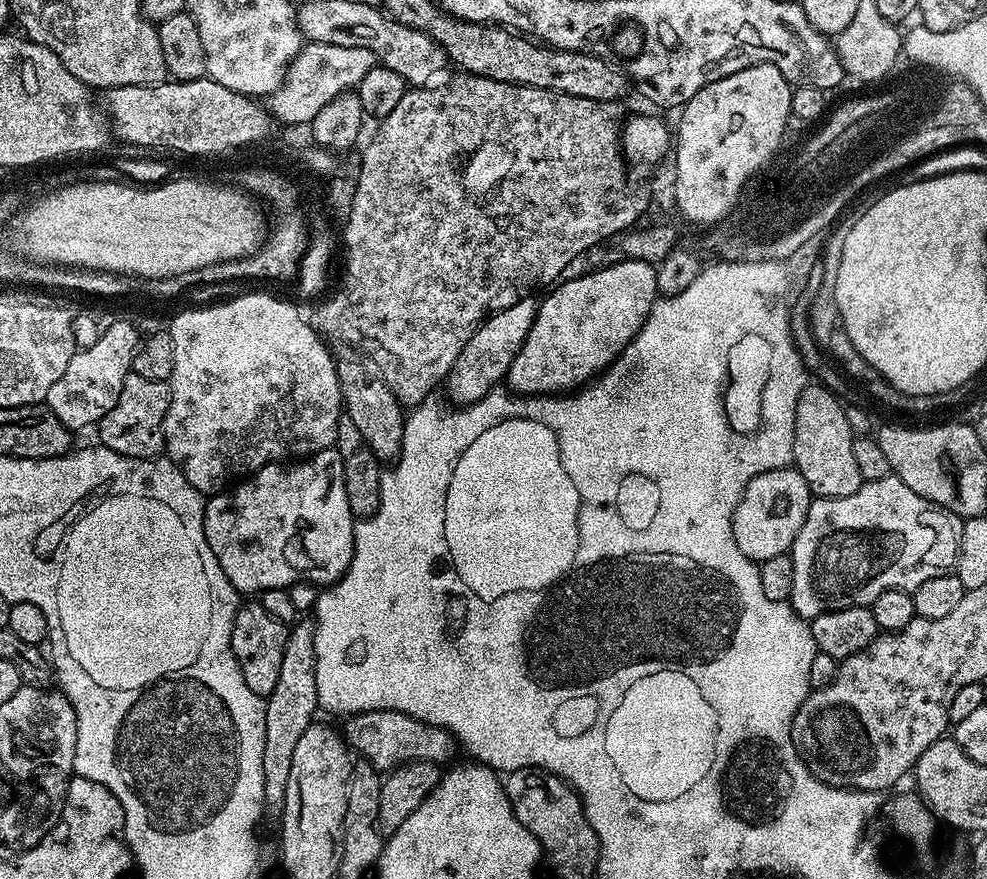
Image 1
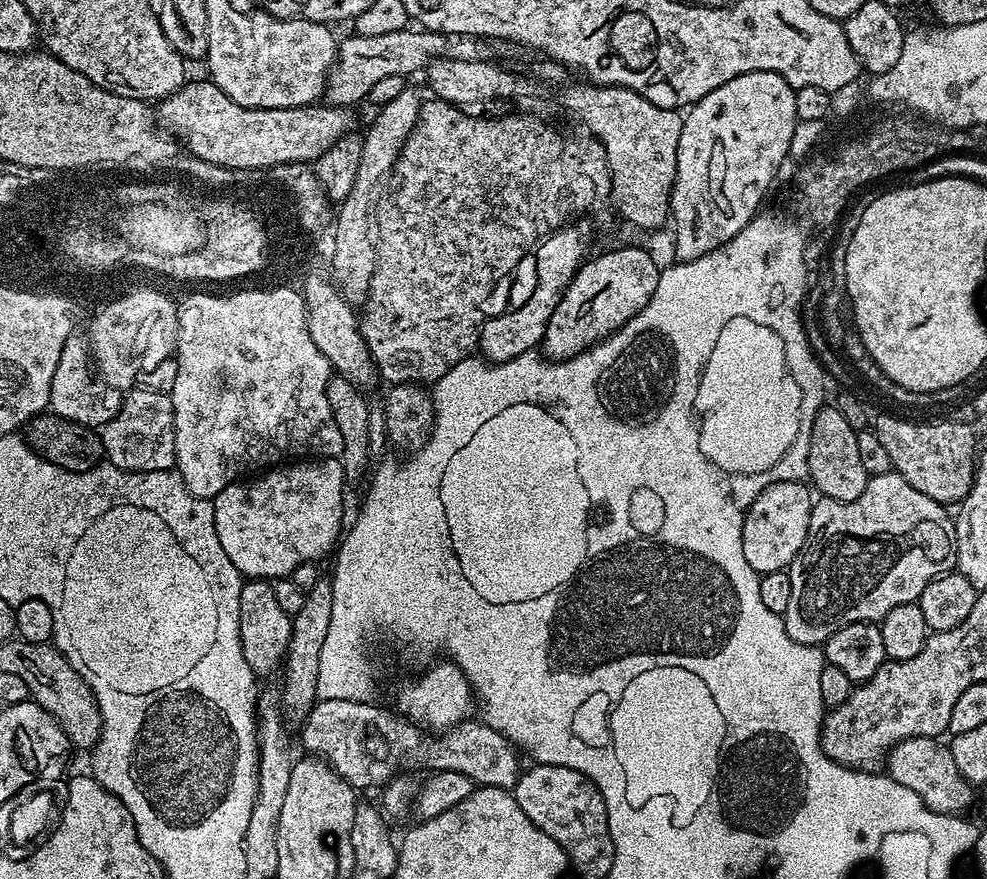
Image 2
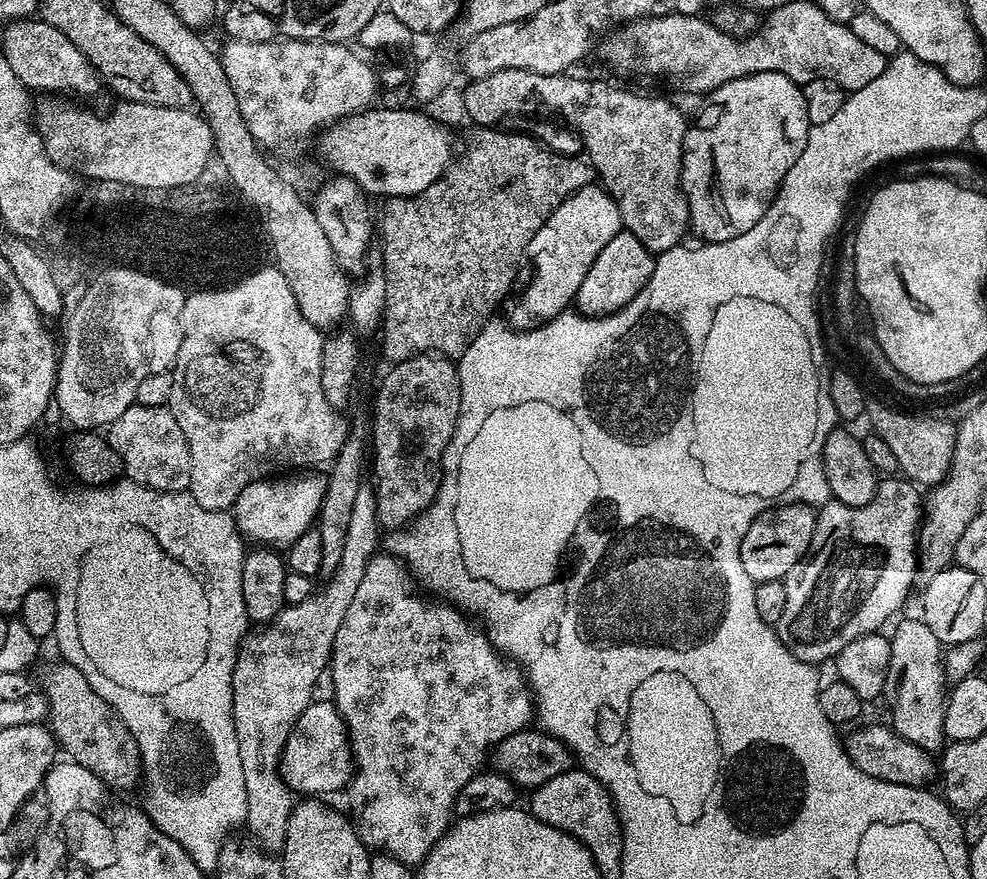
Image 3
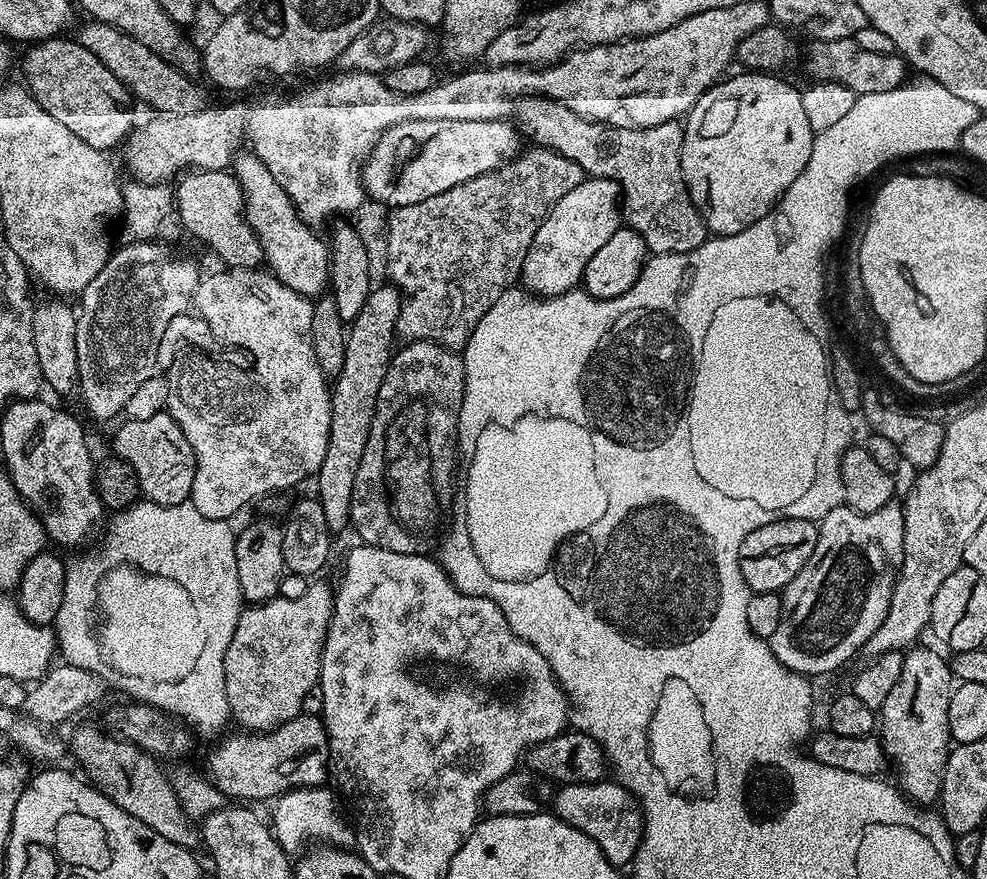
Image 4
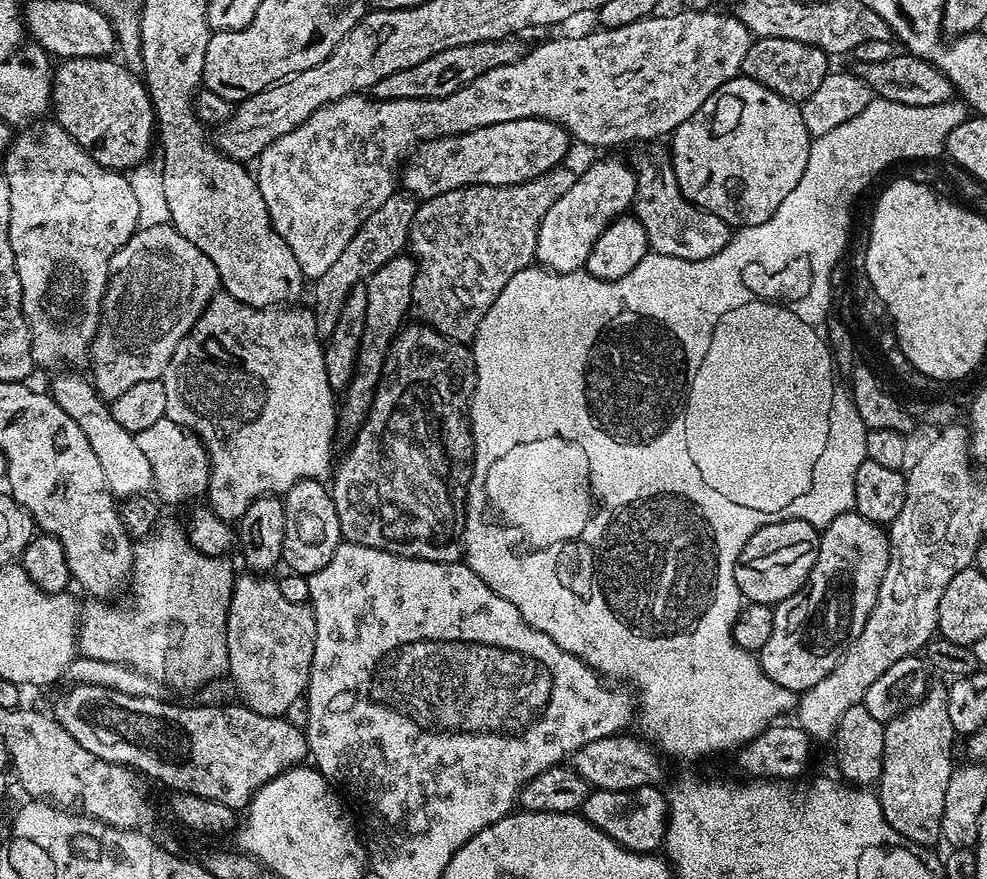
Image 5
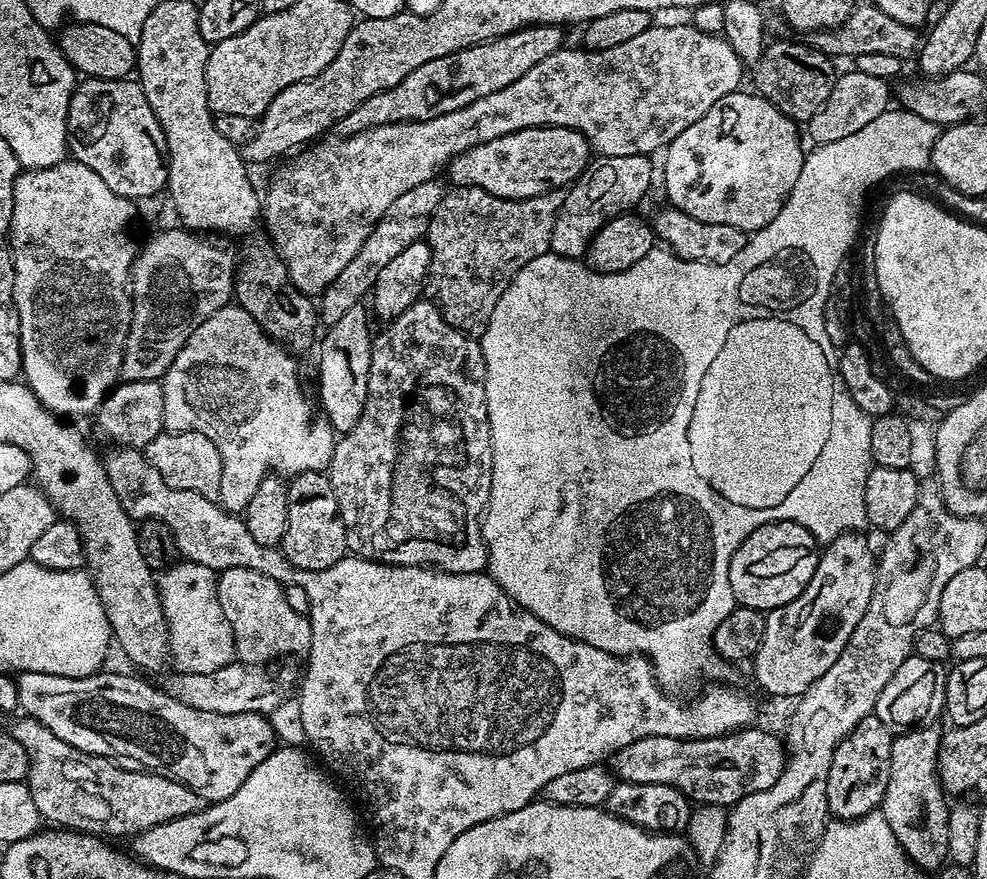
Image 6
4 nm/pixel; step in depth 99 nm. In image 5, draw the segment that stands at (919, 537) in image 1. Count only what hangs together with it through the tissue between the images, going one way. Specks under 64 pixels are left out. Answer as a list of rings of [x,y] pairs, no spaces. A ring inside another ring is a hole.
[[[855,510],[842,514],[838,518],[834,518],[834,522],[830,522],[827,528],[820,532],[818,558],[810,570],[807,582],[790,598],[781,600],[779,604],[775,605],[774,630],[770,630],[770,638],[767,640],[764,649],[758,654],[761,670],[764,671],[774,683],[782,686],[786,690],[790,690],[793,694],[802,693],[810,686],[822,682],[822,678],[826,678],[826,674],[830,674],[830,670],[834,670],[834,666],[840,660],[840,655],[847,650],[849,640],[853,640],[855,636],[862,634],[862,626],[866,626],[866,618],[870,618],[870,610],[874,610],[874,602],[878,598],[878,586],[882,586],[882,574],[886,574],[887,565],[888,534],[881,525],[862,518]]]

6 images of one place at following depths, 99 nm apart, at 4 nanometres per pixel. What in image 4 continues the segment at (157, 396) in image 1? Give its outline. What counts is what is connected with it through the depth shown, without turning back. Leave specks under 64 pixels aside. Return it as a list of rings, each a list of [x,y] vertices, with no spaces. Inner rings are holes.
[[[165,410],[150,418],[125,419],[123,423],[112,440],[116,447],[114,452],[134,470],[141,493],[156,504],[174,506],[185,503],[192,495],[196,455],[190,442],[186,442],[186,434],[182,434],[178,422],[174,422],[172,415]]]

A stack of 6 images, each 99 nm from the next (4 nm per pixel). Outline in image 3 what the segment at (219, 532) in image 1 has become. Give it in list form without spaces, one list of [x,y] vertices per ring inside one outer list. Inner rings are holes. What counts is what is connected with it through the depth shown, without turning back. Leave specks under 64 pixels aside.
[[[284,474],[279,478],[265,478],[250,482],[246,490],[238,494],[236,503],[232,505],[230,512],[234,517],[237,531],[245,541],[256,546],[287,546],[292,544],[303,532],[315,525],[322,506],[324,497],[325,477],[320,474]]]

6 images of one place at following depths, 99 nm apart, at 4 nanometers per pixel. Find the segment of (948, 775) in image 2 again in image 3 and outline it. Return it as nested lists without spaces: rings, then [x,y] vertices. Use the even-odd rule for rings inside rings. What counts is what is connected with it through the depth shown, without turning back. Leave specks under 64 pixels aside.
[[[887,723],[884,724],[868,724],[865,728],[856,726],[851,729],[852,732],[847,737],[843,737],[842,743],[844,751],[848,753],[850,762],[854,762],[854,766],[858,766],[858,770],[862,770],[862,774],[870,774],[870,778],[878,778],[886,782],[894,782],[902,786],[911,786],[911,788],[923,788],[931,785],[931,780],[934,781],[938,776],[938,764],[929,752],[924,748],[914,746],[909,740],[904,740],[898,733],[893,732]]]

